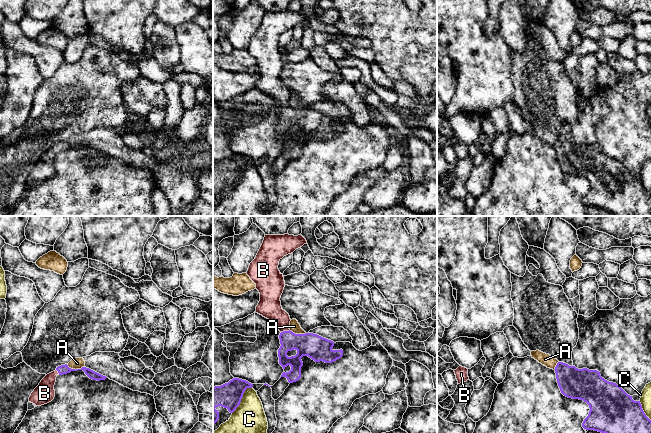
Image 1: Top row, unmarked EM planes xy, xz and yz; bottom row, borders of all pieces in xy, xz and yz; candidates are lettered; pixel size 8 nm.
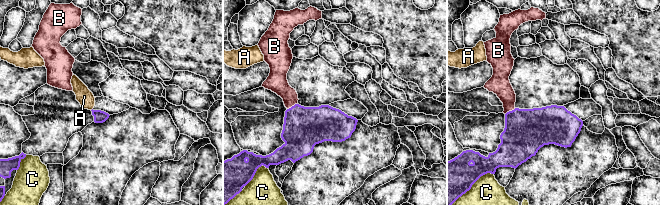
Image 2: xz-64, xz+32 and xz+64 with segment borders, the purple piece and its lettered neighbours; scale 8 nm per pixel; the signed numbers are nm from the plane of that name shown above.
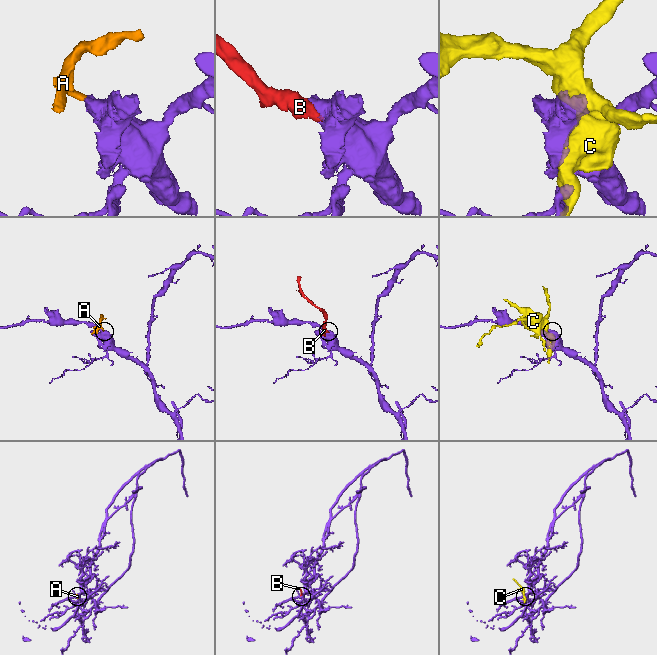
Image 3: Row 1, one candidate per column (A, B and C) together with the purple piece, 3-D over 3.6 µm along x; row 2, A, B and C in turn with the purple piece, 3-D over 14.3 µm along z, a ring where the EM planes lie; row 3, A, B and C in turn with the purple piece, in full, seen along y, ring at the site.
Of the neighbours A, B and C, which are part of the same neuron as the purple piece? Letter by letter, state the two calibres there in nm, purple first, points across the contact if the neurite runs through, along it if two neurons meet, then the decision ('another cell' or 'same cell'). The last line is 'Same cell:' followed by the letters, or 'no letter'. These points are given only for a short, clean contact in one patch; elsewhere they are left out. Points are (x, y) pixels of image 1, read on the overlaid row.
A: 80 nm thick on the purple side, 90 nm on the other; border along xy (66, 364), (75, 369), (84, 367); another cell
B: 190 nm thick on the purple side, 190 nm on the other; runs through xz (312, 345), (295, 341), (285, 331), (283, 321), (269, 306); same cell
C: 200 nm thick on the purple side, 260 nm on the other; another cell
Same cell: B

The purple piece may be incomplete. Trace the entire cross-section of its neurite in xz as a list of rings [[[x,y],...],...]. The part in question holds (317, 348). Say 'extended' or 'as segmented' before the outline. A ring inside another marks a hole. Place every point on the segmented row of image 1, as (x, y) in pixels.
extended | [[[288,233],[284,235],[265,235],[263,243],[247,271],[247,275],[256,284],[256,289],[260,293],[260,301],[256,306],[255,312],[276,323],[278,330],[281,332],[279,335],[281,346],[278,349],[279,364],[283,369],[288,365],[291,366],[291,370],[286,373],[283,372],[281,377],[286,377],[289,383],[296,382],[300,379],[301,367],[303,366],[301,358],[303,356],[308,356],[315,362],[323,361],[325,363],[332,363],[343,356],[342,349],[332,349],[334,342],[331,340],[313,333],[293,333],[289,329],[290,316],[282,309],[280,298],[285,287],[285,281],[283,274],[281,274],[278,269],[279,261],[304,244],[307,244],[307,241],[302,235],[294,236]]]

